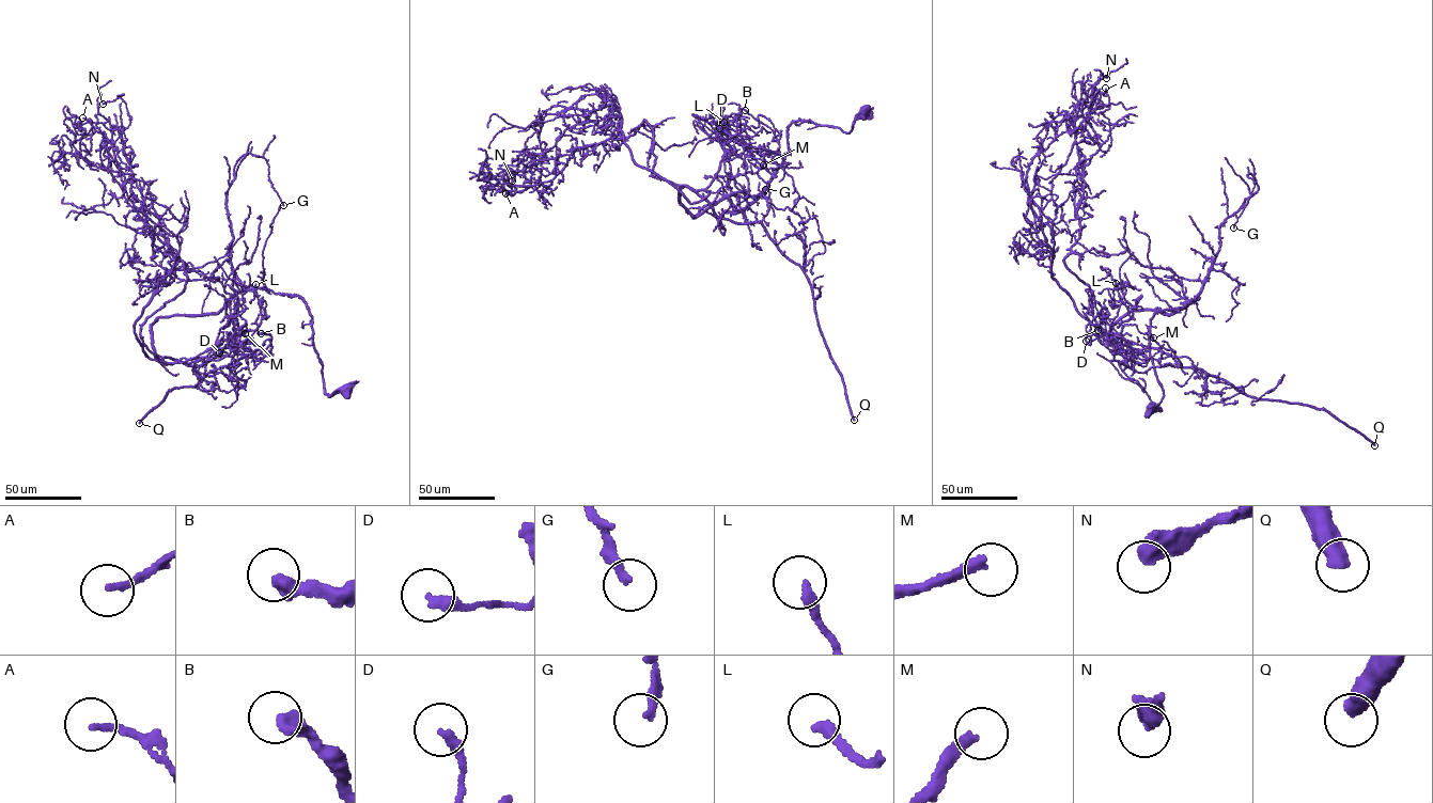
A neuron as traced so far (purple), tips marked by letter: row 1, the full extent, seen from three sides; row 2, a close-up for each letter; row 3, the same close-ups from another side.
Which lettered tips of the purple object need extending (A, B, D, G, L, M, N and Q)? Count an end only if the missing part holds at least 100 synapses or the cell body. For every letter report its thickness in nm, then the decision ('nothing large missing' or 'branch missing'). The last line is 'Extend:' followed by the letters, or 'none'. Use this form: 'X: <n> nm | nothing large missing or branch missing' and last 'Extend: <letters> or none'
A: 180 nm | nothing large missing
B: 460 nm | nothing large missing
D: 280 nm | nothing large missing
G: 240 nm | nothing large missing
L: 300 nm | nothing large missing
M: 280 nm | branch missing
N: 500 nm | nothing large missing
Q: 500 nm | branch missing
Extend: M, Q

